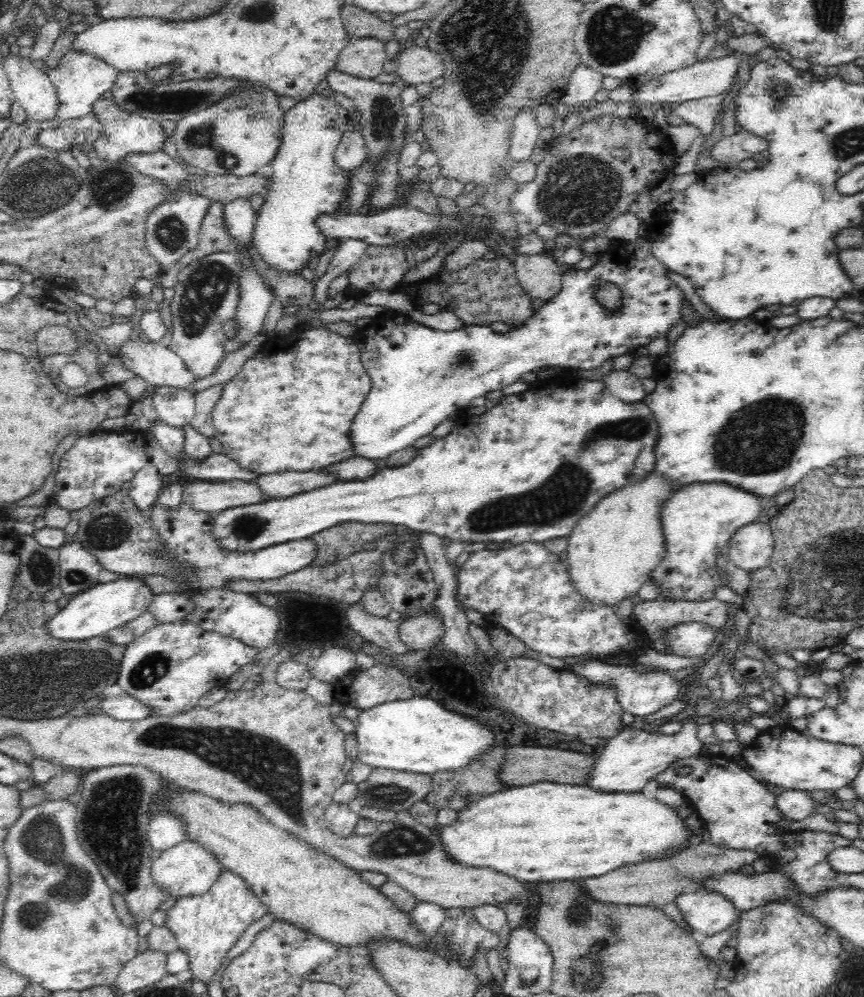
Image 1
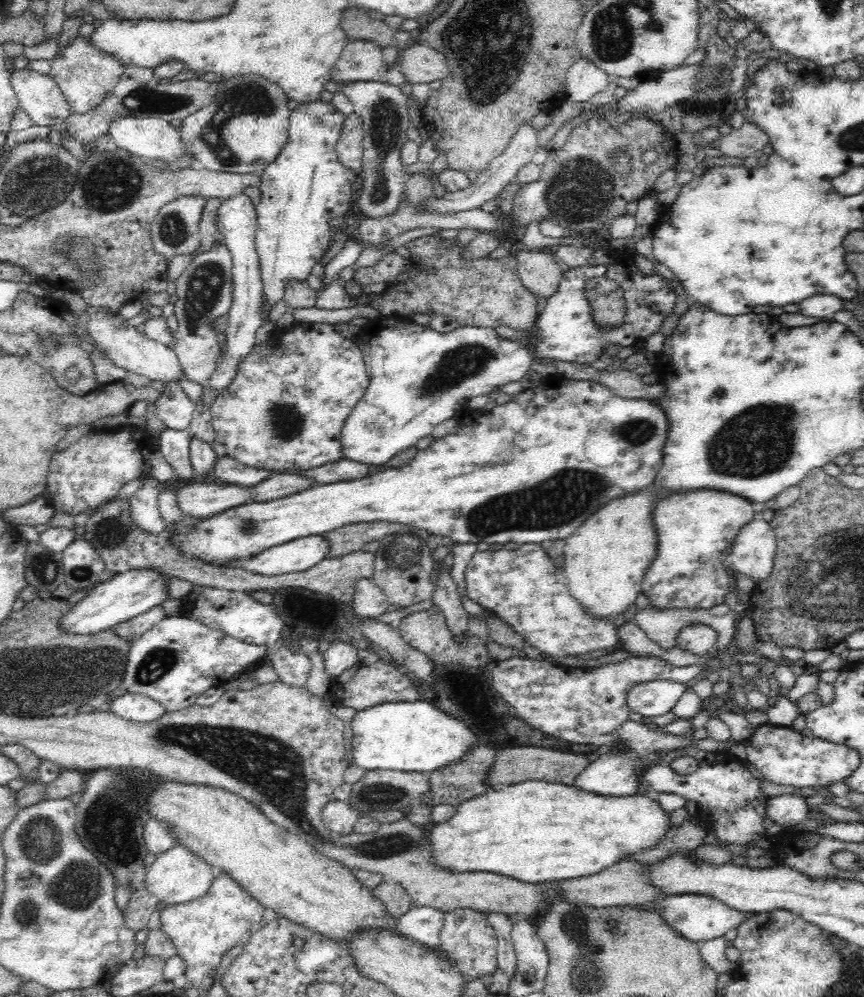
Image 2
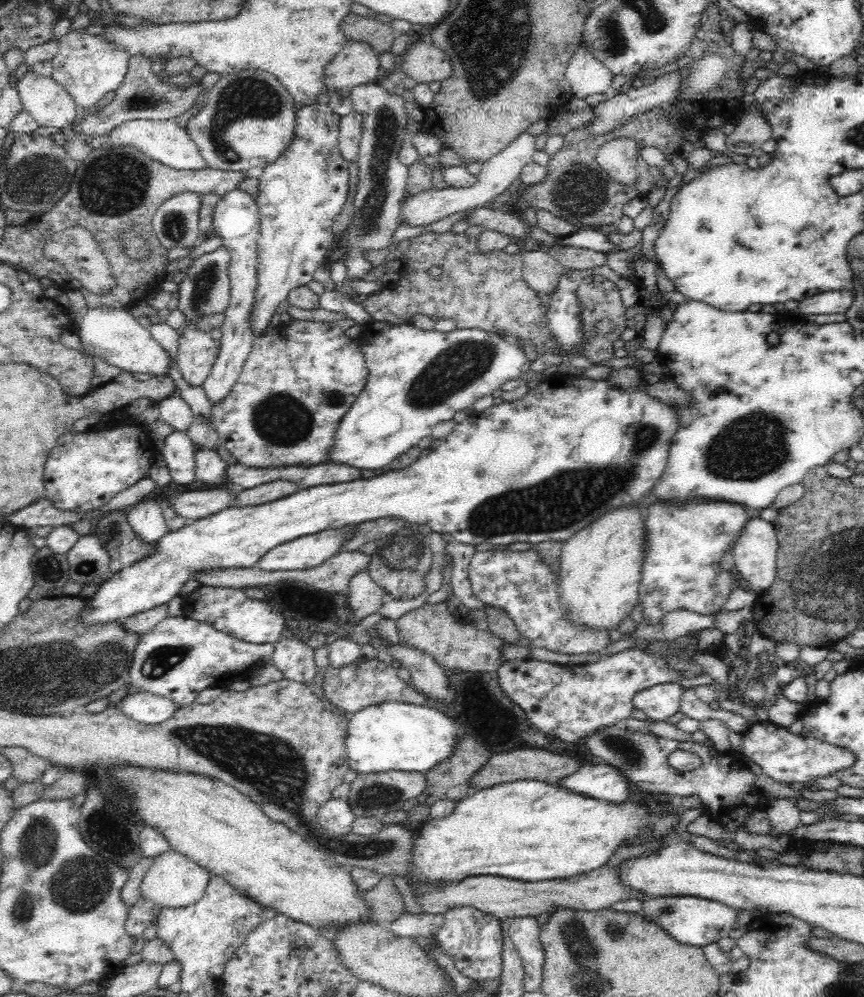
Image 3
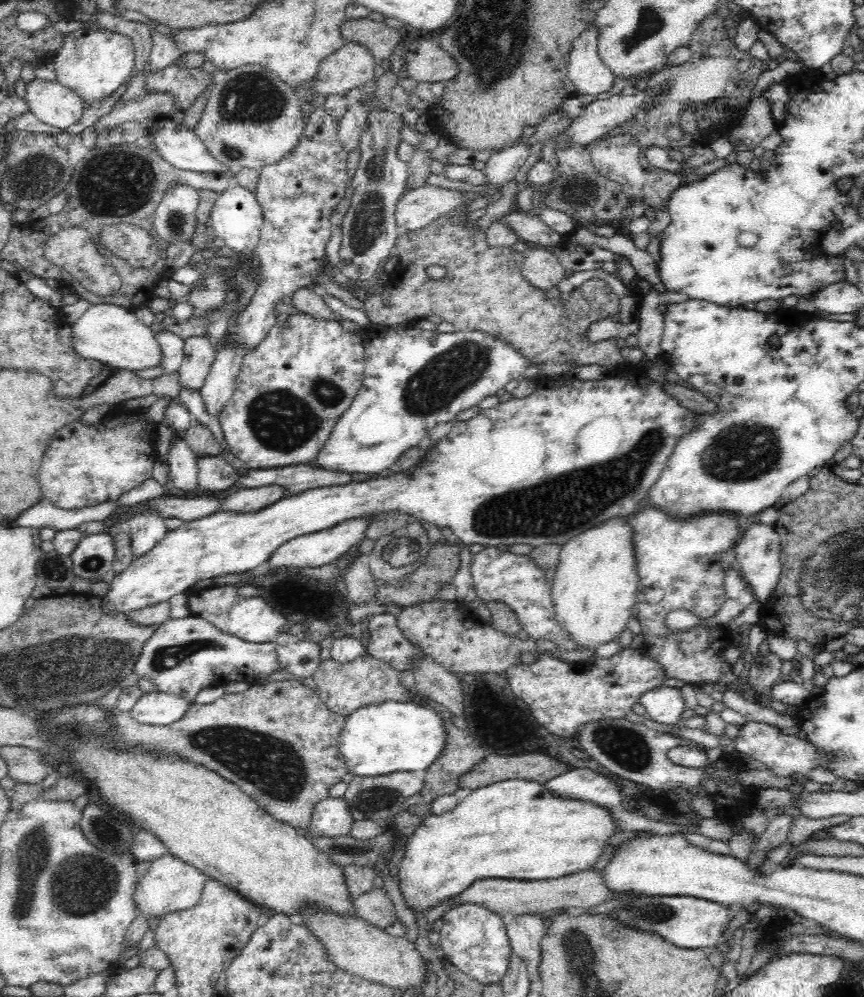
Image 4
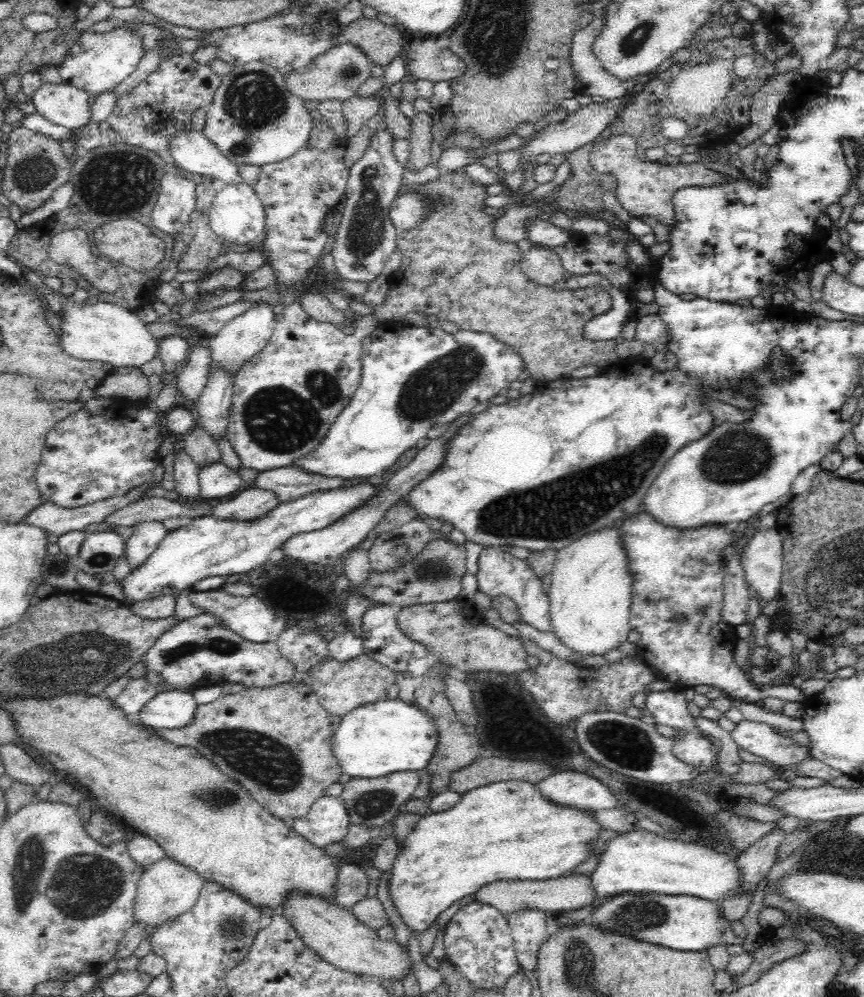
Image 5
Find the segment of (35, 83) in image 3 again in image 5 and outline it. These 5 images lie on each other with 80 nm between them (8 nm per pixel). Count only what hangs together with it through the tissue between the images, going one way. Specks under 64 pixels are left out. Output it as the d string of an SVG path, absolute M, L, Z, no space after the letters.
M43 83L33 92L30 100L35 111L52 124L72 132L88 121L91 98L86 91L70 85Z

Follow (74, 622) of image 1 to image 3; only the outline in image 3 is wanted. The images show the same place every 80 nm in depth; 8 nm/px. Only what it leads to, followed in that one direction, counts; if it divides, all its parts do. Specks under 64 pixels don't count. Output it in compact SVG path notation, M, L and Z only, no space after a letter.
M554 374L552 377L552 380L544 380L536 388L528 390L528 394L520 398L520 400L516 400L516 402L504 402L504 404L500 404L499 406L486 408L484 412L474 412L464 422L460 422L454 428L452 434L448 434L442 440L434 440L432 446L426 448L426 450L422 450L420 456L418 456L418 460L409 464L406 468L392 470L386 472L386 474L377 474L375 477L362 477L350 482L310 486L306 489L300 489L290 496L266 502L265 504L226 508L213 516L191 522L187 526L180 528L180 530L165 534L158 540L155 551L150 556L147 556L147 559L139 560L132 564L131 567L123 568L120 572L115 572L111 578L103 581L94 595L86 599L84 608L78 614L78 621L82 625L86 625L86 627L96 627L127 619L129 616L134 616L139 612L146 612L148 609L170 602L170 600L177 596L178 590L182 588L182 584L190 580L190 572L208 570L208 568L212 570L212 568L254 567L254 564L260 560L260 556L264 556L268 550L272 550L272 548L276 548L280 544L286 544L286 542L290 542L291 540L322 531L341 529L342 527L354 526L378 519L402 520L409 527L426 525L433 532L451 534L456 542L462 542L462 544L476 545L488 542L496 545L505 544L510 541L525 541L537 545L544 541L568 540L574 532L584 528L584 526L588 526L594 520L600 519L600 516L603 516L607 511L636 503L653 488L665 469L668 460L668 444L672 442L672 434L678 428L678 416L676 416L674 408L670 408L668 404L662 404L662 402L646 396L644 392L620 392L616 386L612 386L606 380L602 380L602 386L600 386L600 380L588 379L587 377L568 378L566 375L559 374Z

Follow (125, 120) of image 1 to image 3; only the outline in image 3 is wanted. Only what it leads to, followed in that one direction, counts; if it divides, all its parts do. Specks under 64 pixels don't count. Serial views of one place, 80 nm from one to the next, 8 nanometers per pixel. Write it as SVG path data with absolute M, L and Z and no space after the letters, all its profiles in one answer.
M174 119L170 120L129 120L114 126L105 140L109 144L134 147L136 151L142 151L144 155L156 160L163 166L175 170L201 170L207 168L204 159L198 153L196 144L188 137L186 129L180 127Z

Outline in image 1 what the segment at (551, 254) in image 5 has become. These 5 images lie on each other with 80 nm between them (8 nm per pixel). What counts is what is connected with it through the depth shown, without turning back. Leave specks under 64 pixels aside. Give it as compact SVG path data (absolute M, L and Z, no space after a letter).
M547 254L511 255L516 278L531 299L549 301L561 289L561 276L565 268Z

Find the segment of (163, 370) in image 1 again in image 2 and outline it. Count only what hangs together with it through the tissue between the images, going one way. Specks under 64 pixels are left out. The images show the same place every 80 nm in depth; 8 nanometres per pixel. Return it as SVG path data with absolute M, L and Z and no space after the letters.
M96 308L89 309L89 313L88 334L94 338L94 342L97 344L95 349L105 350L107 358L112 360L118 368L126 370L128 374L138 374L151 382L162 382L163 384L170 384L170 382L179 384L180 380L186 378L177 354L168 345L150 340L145 333L138 333L136 327L118 330L120 328L118 324L122 324L123 321L118 314L106 316L98 313Z

